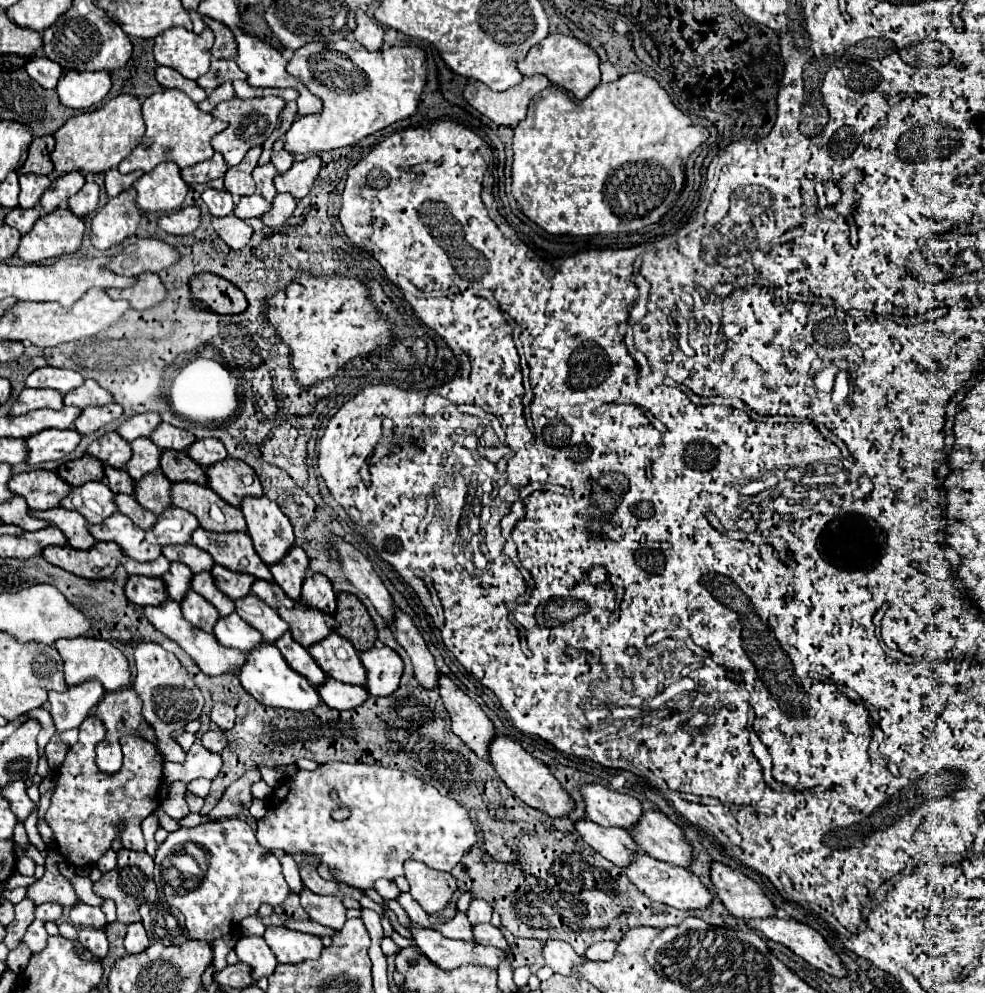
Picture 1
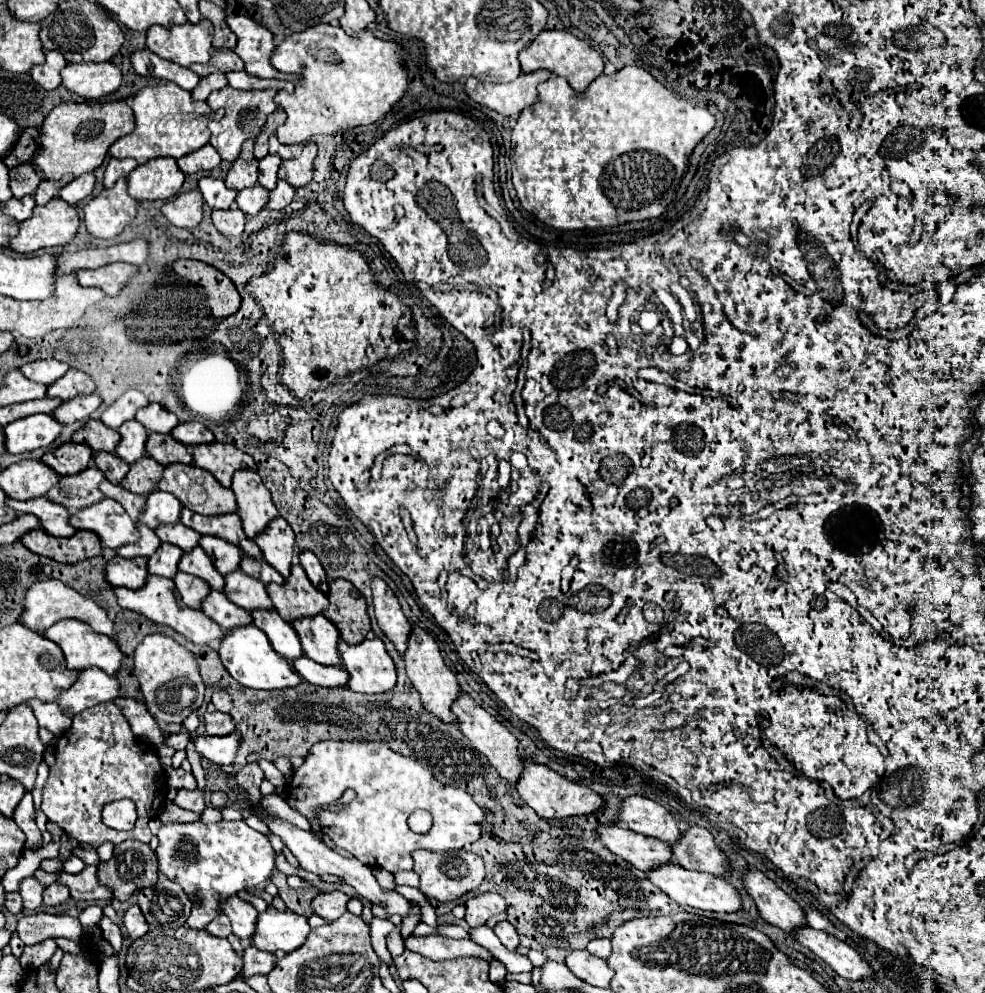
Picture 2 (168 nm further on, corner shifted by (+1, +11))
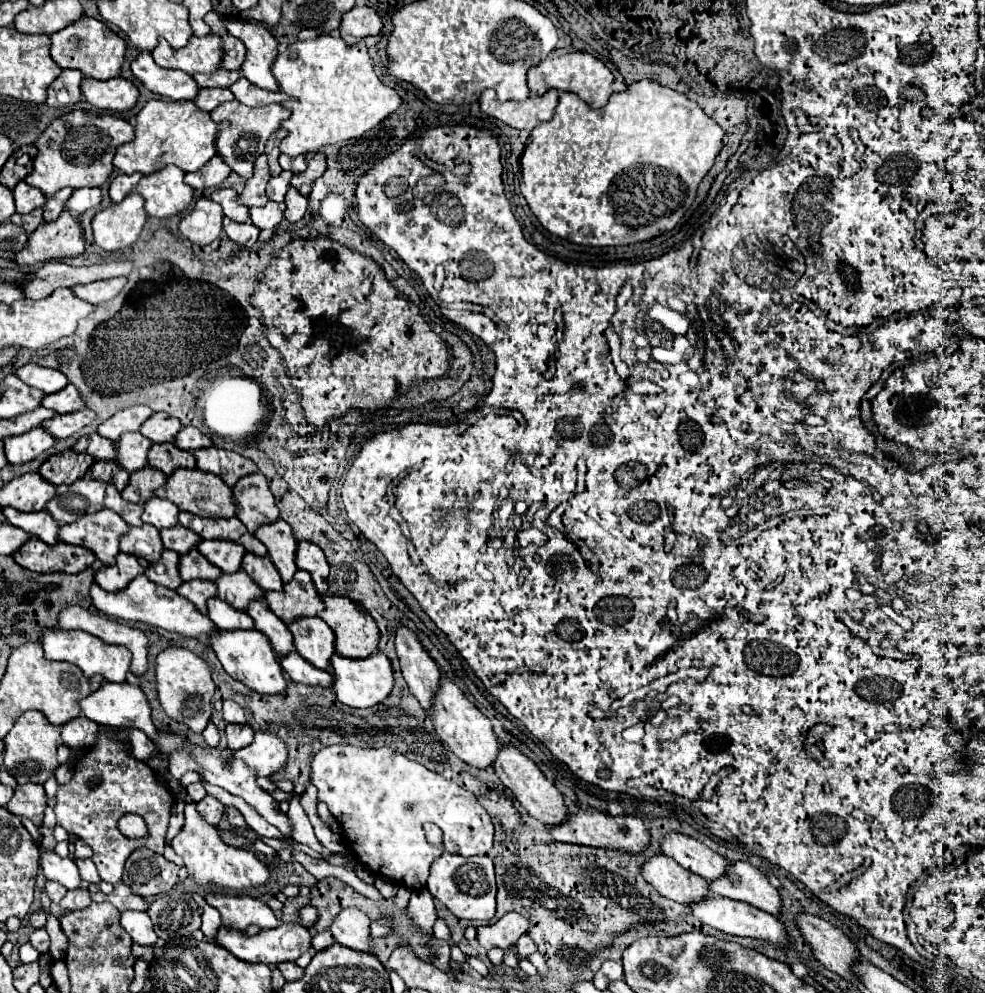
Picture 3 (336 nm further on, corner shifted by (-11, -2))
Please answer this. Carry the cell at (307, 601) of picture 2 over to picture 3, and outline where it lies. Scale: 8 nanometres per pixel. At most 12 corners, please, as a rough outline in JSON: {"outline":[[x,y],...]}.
{"outline":[[298,570],[266,602],[282,622],[320,616],[324,602]]}

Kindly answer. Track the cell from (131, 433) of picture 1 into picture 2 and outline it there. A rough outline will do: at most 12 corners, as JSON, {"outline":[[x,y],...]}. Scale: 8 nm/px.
{"outline":[[126,391],[102,415],[100,421],[118,429],[134,419],[148,399],[136,391]]}

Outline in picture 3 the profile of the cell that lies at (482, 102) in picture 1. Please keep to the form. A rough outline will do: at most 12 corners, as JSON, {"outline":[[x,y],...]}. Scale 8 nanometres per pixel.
{"outline":[[484,90],[480,108],[516,130],[532,130],[554,116],[558,90],[500,102]]}

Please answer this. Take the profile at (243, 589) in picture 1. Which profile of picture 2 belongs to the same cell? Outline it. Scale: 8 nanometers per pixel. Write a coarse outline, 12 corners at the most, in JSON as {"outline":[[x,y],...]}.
{"outline":[[214,535],[198,545],[222,575],[238,569],[242,551]]}

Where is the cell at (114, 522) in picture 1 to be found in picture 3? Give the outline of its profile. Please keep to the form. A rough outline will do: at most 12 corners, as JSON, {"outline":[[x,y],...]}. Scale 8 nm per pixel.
{"outline":[[104,508],[60,526],[60,540],[112,566],[130,526]]}

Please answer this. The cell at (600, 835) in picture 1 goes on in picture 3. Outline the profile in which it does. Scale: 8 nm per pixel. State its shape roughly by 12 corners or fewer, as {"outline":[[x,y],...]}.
{"outline":[[664,854],[640,872],[662,896],[692,904],[708,896],[708,882]]}

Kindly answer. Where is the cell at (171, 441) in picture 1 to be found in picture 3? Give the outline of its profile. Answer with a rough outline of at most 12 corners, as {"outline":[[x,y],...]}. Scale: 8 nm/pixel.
{"outline":[[164,412],[144,422],[140,434],[152,442],[174,442],[182,424]]}

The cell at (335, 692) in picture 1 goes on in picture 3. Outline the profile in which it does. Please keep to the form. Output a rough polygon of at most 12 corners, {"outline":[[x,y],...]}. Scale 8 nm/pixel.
{"outline":[[294,652],[280,658],[294,682],[332,688],[332,674],[304,662]]}

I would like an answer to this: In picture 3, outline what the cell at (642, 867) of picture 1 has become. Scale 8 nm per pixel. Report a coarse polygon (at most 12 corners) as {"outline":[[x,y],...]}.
{"outline":[[702,898],[696,920],[734,936],[786,944],[776,916],[746,902]]}

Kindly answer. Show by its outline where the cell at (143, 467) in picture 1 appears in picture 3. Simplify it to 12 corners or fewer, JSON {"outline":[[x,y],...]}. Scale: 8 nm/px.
{"outline":[[140,432],[120,436],[118,464],[132,474],[148,464],[152,442]]}

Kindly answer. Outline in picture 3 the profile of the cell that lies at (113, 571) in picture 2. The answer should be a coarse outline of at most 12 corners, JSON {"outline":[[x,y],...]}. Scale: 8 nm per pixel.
{"outline":[[120,552],[118,562],[94,578],[108,592],[124,590],[146,560]]}

